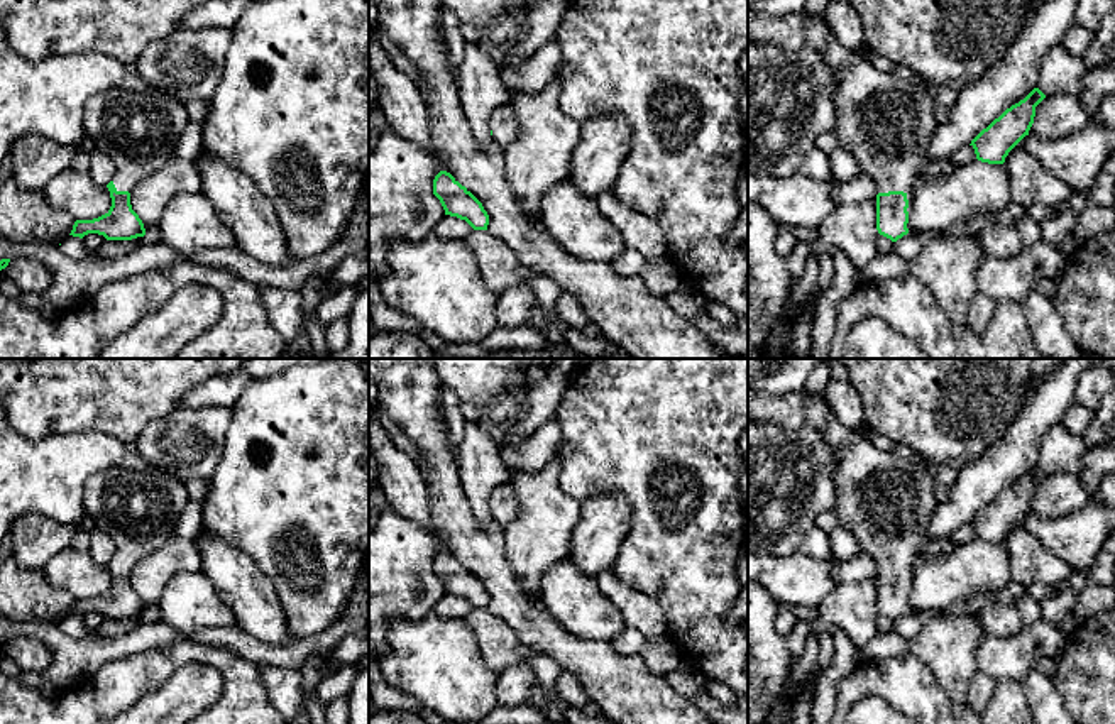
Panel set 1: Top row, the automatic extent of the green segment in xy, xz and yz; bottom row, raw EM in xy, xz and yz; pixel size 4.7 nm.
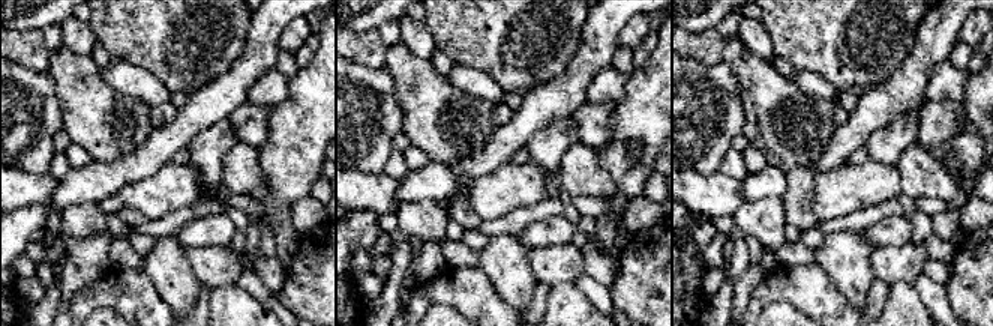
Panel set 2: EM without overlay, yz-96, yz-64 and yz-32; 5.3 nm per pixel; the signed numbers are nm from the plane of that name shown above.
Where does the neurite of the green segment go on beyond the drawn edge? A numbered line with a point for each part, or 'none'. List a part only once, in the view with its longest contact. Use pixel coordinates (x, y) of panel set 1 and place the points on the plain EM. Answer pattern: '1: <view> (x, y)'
1: yz (885, 503)

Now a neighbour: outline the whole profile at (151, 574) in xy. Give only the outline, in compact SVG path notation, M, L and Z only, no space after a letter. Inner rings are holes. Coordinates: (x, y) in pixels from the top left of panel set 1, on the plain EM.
M173 536L166 545L152 550L130 572L132 589L139 594L144 607L156 609L164 585L179 572L201 570L201 557L195 543Z

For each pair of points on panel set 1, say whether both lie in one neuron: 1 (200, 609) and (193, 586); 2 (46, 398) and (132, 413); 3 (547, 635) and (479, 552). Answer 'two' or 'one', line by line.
1: one
2: one
3: one

